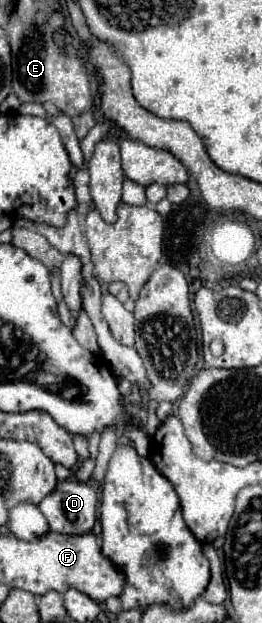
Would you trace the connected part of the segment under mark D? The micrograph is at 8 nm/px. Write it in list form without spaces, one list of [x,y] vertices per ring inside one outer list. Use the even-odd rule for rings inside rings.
[[[66,479],[38,503],[48,525],[56,533],[80,535],[92,531],[96,523],[96,491],[82,481]]]

